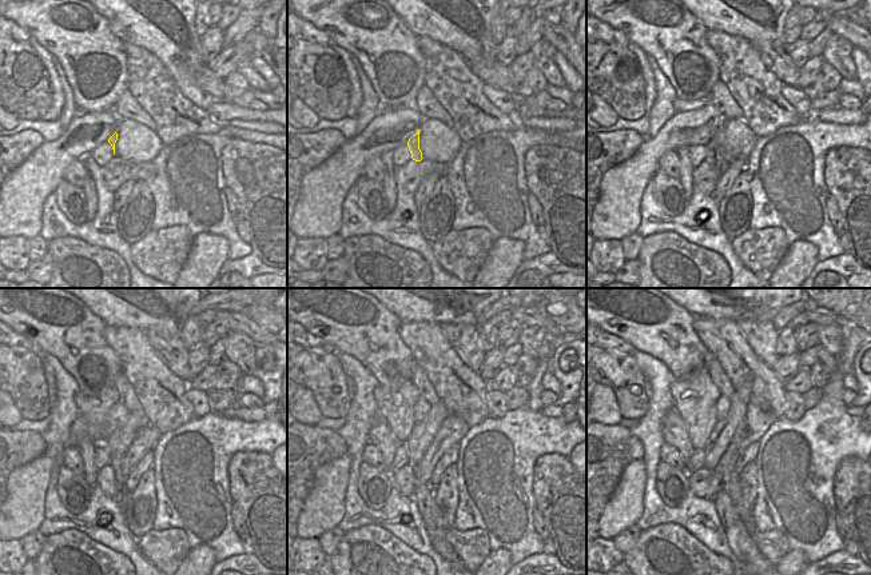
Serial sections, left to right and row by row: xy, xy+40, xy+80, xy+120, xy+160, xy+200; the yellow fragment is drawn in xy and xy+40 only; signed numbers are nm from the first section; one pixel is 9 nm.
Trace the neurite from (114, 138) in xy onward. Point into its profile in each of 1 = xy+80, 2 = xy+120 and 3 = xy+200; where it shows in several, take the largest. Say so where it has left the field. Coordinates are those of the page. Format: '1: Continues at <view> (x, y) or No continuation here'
1: Continues at xy+80 (715, 146)
2: Continues at xy+120 (122, 492)
3: Continues at xy+200 (740, 542).

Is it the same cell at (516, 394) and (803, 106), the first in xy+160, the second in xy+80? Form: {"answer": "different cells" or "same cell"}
{"answer": "different cells"}

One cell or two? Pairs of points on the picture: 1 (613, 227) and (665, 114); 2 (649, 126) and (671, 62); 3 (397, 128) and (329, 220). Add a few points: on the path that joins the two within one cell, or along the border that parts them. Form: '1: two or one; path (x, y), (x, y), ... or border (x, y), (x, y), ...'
1: two; border (676, 112), (652, 138), (644, 140)
2: two; border (648, 54), (655, 59), (677, 98)
3: one; path (369, 143), (364, 143), (329, 182), (329, 192)

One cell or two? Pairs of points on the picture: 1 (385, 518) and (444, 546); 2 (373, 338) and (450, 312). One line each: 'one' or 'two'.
1: two
2: two

